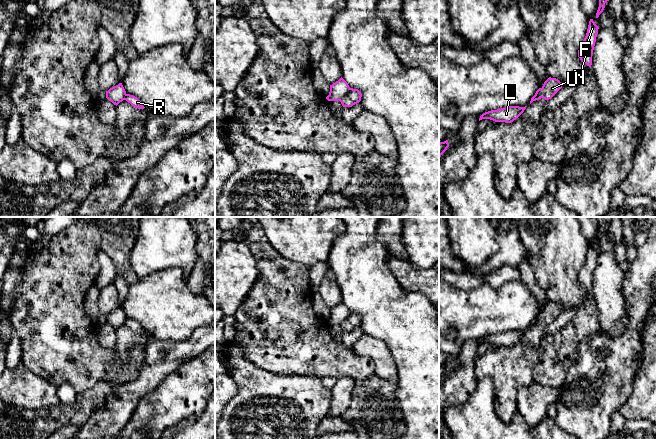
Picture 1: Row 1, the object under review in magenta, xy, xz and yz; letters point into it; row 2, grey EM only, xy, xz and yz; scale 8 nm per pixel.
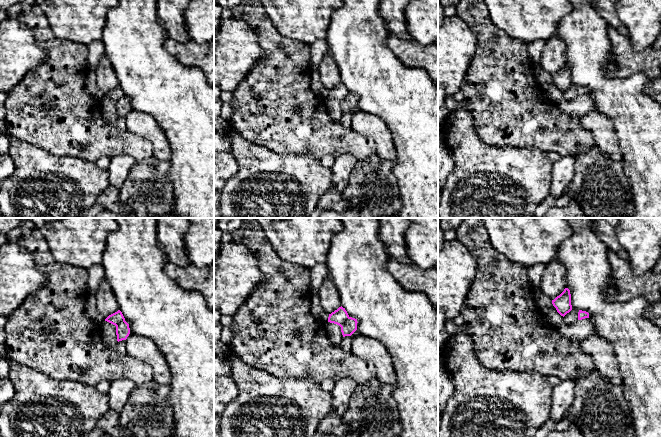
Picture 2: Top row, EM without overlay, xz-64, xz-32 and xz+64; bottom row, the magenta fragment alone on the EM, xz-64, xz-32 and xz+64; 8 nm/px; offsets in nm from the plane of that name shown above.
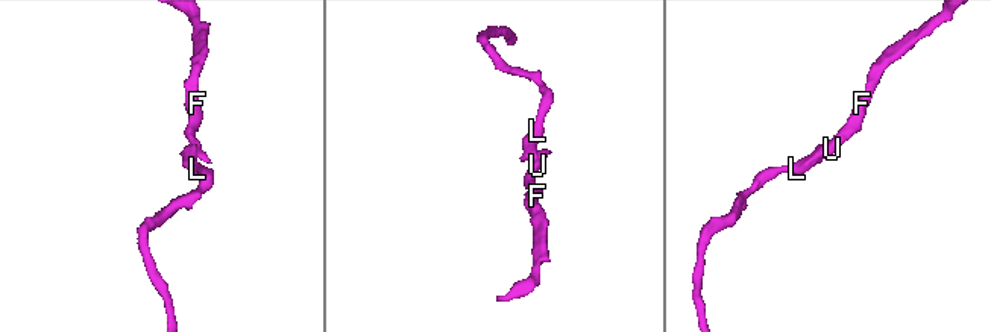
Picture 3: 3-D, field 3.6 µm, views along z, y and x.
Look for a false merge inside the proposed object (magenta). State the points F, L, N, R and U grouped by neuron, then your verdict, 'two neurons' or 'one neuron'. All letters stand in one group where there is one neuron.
F N R U / L | two neurons

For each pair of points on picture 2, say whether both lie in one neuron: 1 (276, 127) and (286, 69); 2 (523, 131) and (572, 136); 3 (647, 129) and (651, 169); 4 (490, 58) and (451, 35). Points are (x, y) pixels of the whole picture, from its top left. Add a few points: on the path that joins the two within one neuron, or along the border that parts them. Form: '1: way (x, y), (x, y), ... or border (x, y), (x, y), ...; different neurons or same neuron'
1: way (276, 113), (276, 92), (280, 83); same neuron
2: way (535, 131), (560, 133); same neuron
3: way (651, 139), (651, 159); same neuron
4: border (470, 27), (476, 40), (476, 50), (467, 72); different neurons

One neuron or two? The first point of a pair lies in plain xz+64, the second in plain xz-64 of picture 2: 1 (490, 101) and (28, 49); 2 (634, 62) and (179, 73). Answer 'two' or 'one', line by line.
1: two
2: two

